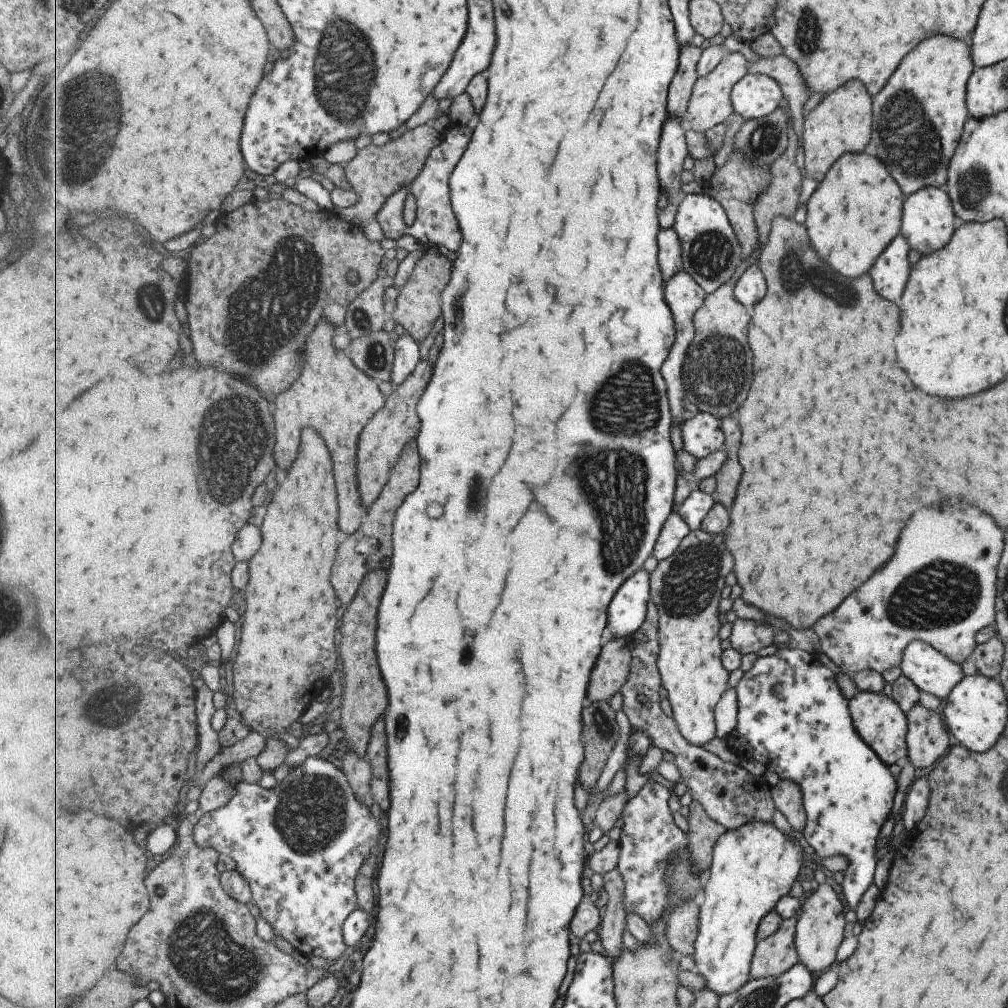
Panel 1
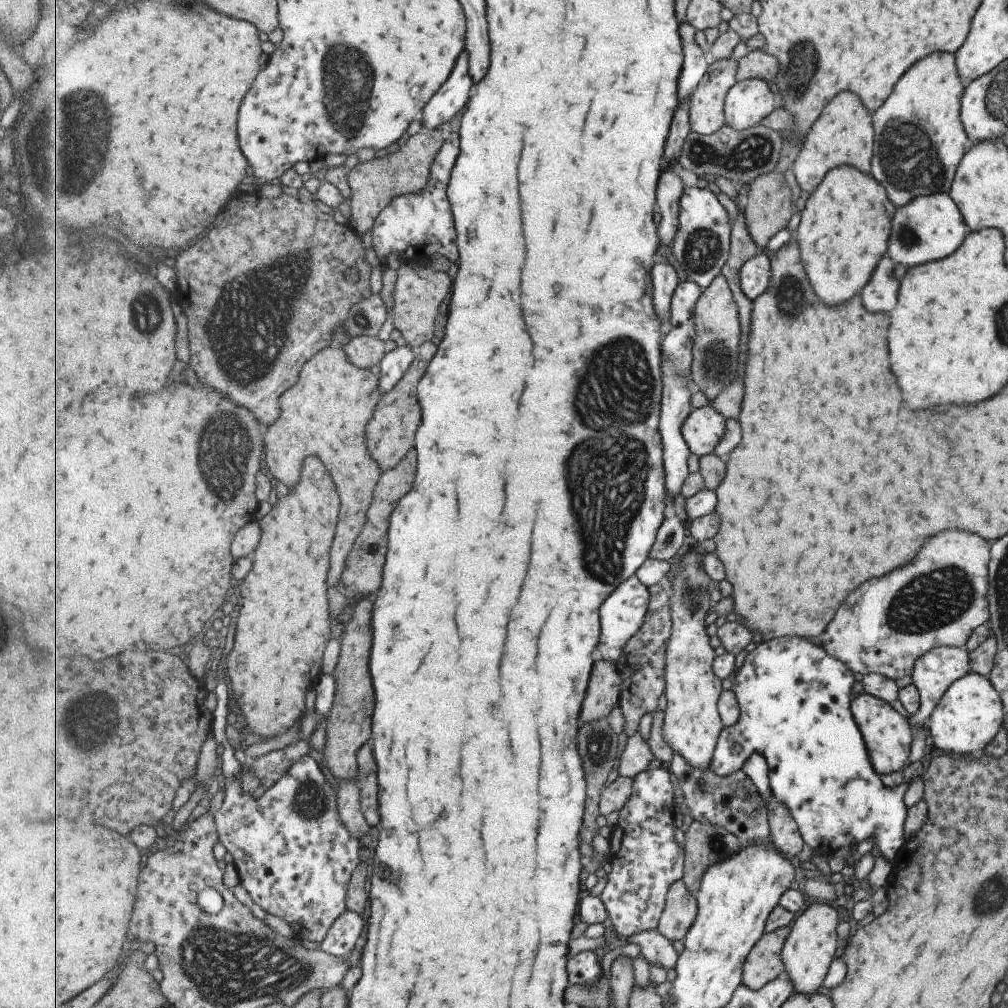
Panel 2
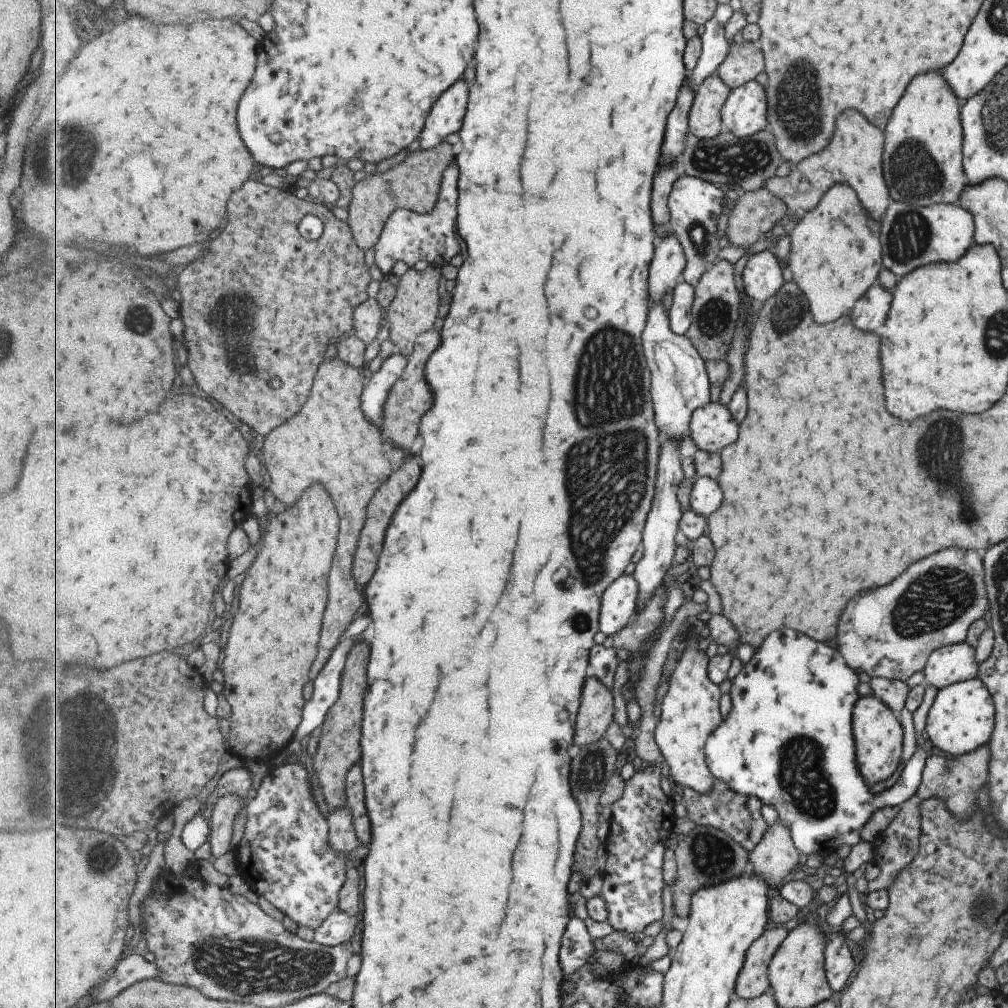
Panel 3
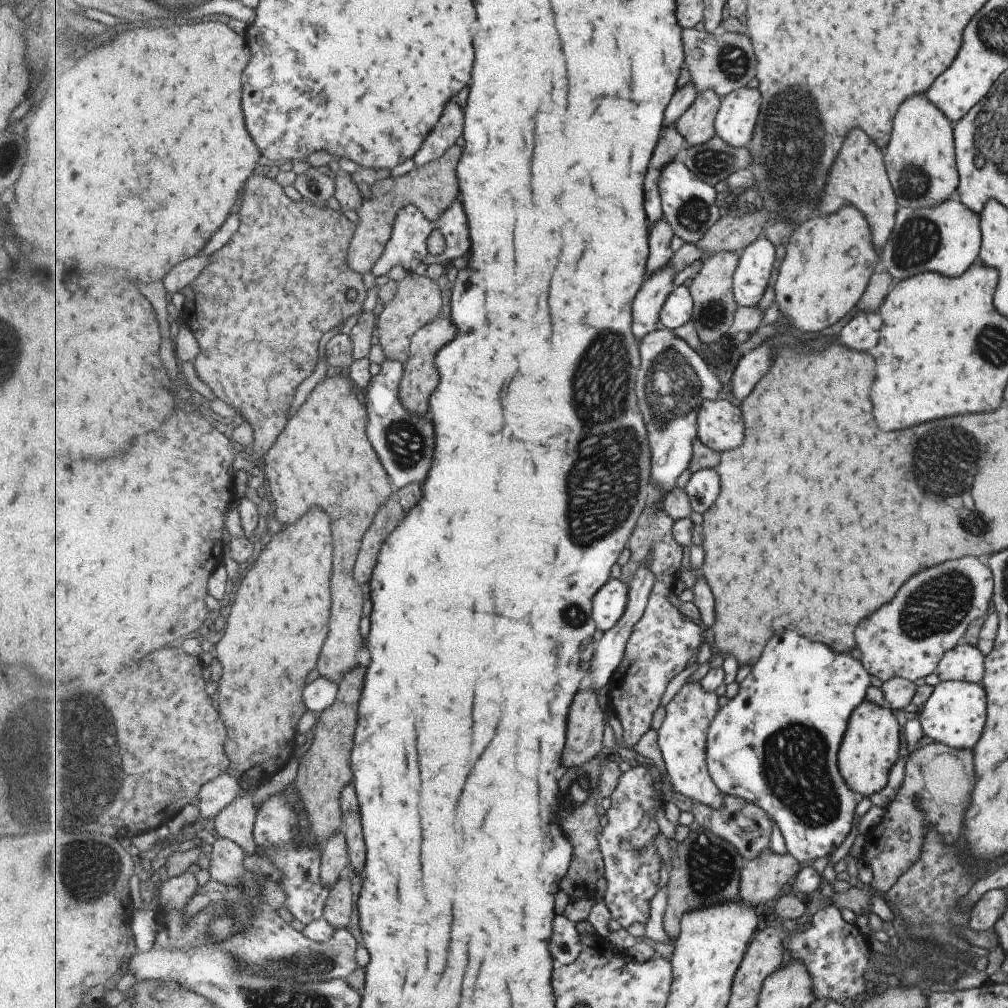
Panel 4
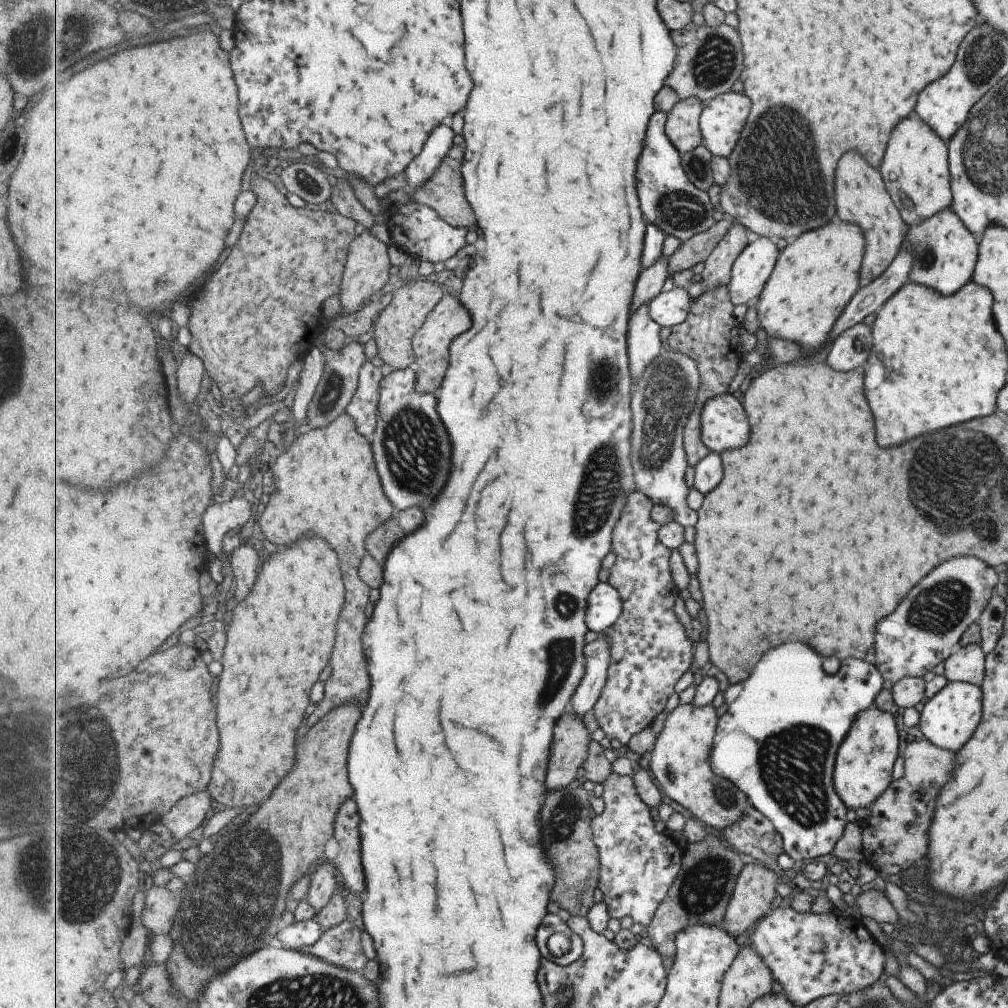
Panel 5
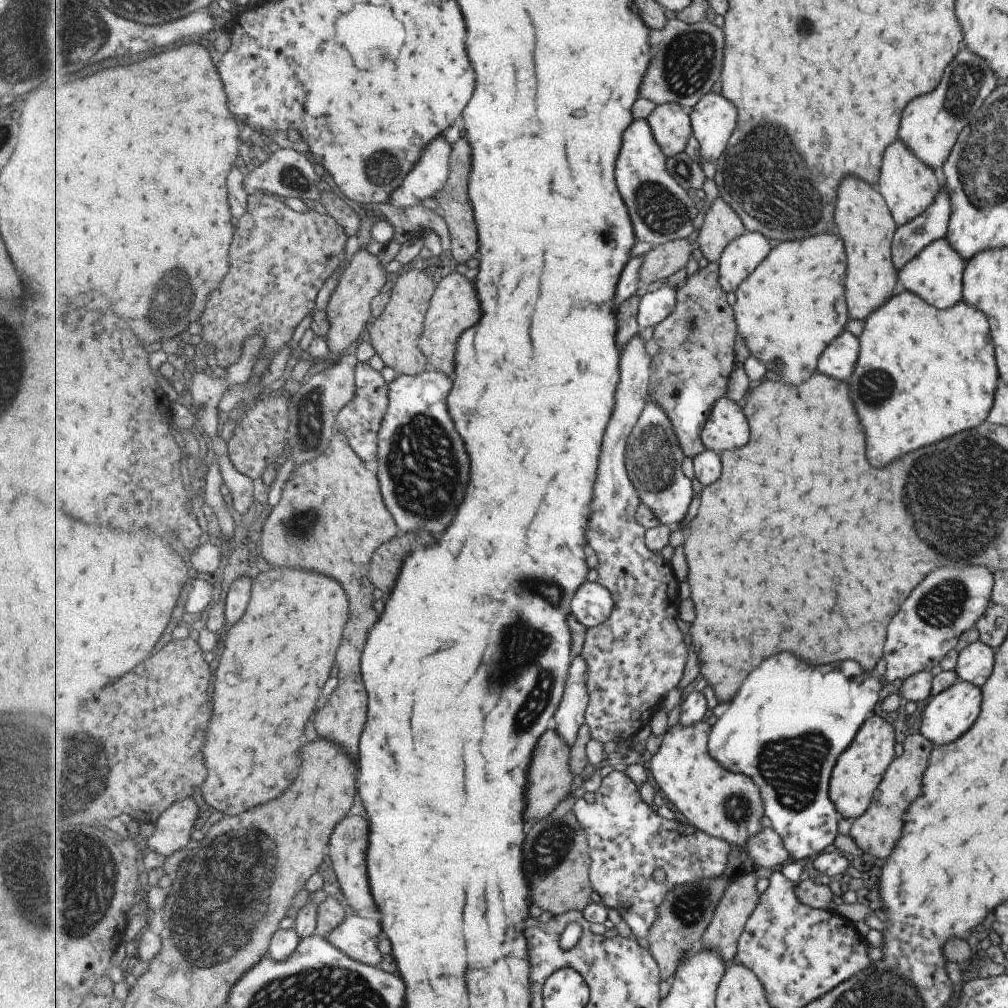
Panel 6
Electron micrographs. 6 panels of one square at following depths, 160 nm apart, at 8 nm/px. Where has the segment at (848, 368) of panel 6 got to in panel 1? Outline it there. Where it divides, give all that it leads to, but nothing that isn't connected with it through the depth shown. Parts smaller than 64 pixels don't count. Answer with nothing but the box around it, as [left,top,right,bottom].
[869,235,910,302]

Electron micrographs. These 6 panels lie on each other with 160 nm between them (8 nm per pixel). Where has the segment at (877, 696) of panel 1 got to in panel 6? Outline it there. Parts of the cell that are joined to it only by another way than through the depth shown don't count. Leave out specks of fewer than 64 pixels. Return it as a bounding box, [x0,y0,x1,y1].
[828,714,895,821]

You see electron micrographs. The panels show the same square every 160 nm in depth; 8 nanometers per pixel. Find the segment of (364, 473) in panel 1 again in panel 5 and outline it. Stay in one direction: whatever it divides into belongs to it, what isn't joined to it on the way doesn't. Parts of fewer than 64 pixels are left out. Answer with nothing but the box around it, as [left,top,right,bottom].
[413,296,473,394]

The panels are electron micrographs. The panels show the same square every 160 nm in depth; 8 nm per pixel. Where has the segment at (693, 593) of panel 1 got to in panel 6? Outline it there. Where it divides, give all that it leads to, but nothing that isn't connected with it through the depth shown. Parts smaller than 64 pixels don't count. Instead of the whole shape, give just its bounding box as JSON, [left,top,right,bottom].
[649,718,769,853]

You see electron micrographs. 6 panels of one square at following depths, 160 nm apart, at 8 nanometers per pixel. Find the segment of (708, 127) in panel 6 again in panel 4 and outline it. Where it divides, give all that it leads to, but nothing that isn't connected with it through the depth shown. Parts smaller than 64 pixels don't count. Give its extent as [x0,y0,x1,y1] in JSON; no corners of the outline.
[716,87,763,147]

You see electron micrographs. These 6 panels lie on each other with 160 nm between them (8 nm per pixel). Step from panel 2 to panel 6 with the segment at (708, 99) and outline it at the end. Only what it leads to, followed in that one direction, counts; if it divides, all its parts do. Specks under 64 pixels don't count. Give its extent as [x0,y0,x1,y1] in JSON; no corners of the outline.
[648,104,694,157]

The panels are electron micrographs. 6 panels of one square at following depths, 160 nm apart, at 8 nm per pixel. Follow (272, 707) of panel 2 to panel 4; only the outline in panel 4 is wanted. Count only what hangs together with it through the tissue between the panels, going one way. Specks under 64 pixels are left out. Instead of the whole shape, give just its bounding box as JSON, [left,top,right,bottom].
[217,508,333,788]

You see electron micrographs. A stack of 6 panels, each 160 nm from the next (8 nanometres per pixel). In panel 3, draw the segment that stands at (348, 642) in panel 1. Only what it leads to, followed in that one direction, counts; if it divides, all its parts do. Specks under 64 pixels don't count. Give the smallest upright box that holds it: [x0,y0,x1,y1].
[313,640,371,812]

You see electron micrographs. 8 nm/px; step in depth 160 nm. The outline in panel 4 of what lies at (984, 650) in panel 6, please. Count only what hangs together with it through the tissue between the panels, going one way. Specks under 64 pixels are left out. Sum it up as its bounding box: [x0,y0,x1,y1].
[934,641,984,683]

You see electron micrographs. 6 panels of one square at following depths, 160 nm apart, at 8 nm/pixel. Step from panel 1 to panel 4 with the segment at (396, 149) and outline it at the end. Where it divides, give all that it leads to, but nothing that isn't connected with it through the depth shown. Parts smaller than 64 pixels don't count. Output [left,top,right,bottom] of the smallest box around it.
[348,146,463,274]

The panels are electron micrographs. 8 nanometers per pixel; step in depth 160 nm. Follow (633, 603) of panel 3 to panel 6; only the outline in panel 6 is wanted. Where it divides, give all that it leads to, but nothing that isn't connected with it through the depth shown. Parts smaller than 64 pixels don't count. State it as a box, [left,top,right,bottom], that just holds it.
[572,582,614,630]

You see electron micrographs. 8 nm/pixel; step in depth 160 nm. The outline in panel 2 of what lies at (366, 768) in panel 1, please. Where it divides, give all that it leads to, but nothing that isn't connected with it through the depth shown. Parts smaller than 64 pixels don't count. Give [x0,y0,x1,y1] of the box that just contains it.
[339,779,369,837]

